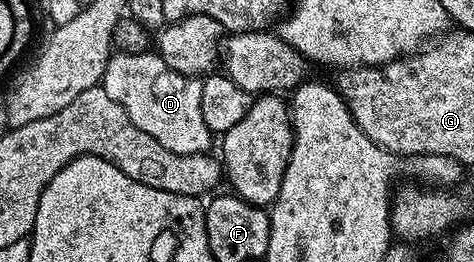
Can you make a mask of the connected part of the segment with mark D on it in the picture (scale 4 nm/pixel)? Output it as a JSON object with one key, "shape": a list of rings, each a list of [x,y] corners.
{"shape":[[[120,53],[110,54],[109,64],[105,70],[105,76],[101,78],[100,86],[104,87],[107,97],[119,105],[131,117],[131,121],[147,137],[155,137],[163,149],[167,149],[176,155],[204,155],[210,150],[209,146],[214,146],[215,135],[207,129],[207,121],[203,121],[203,109],[199,109],[199,104],[203,102],[203,85],[201,79],[192,75],[180,75],[175,73],[167,65],[167,61],[161,59],[157,53]]]}

